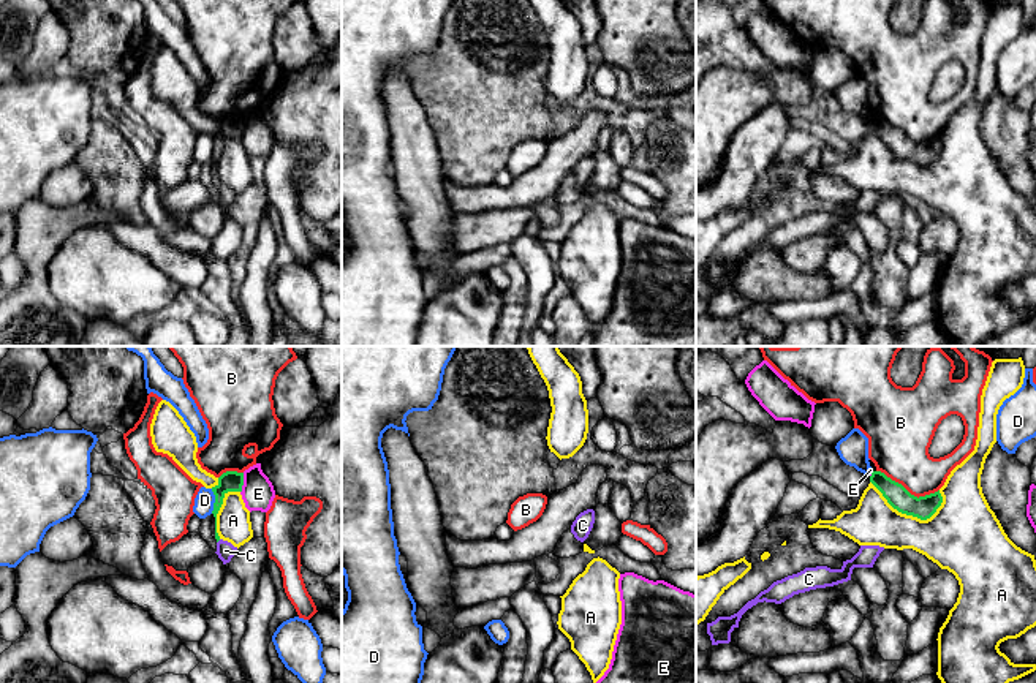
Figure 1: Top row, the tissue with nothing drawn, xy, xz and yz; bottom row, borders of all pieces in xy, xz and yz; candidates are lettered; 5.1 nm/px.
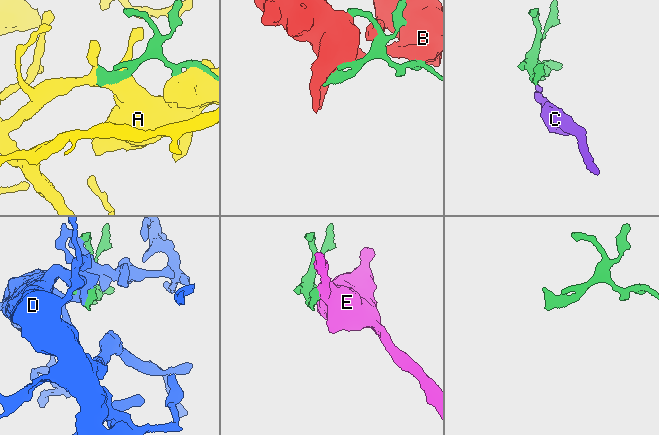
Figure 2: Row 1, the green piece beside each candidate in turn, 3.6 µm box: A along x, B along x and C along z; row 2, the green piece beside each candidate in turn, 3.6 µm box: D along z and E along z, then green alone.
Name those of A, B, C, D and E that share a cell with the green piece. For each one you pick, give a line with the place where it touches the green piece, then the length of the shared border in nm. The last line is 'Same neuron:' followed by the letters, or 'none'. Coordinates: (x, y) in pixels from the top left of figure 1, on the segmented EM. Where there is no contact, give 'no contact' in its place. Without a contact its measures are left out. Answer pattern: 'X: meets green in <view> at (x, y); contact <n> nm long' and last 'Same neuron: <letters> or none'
C: no contact
Same neuron: C

